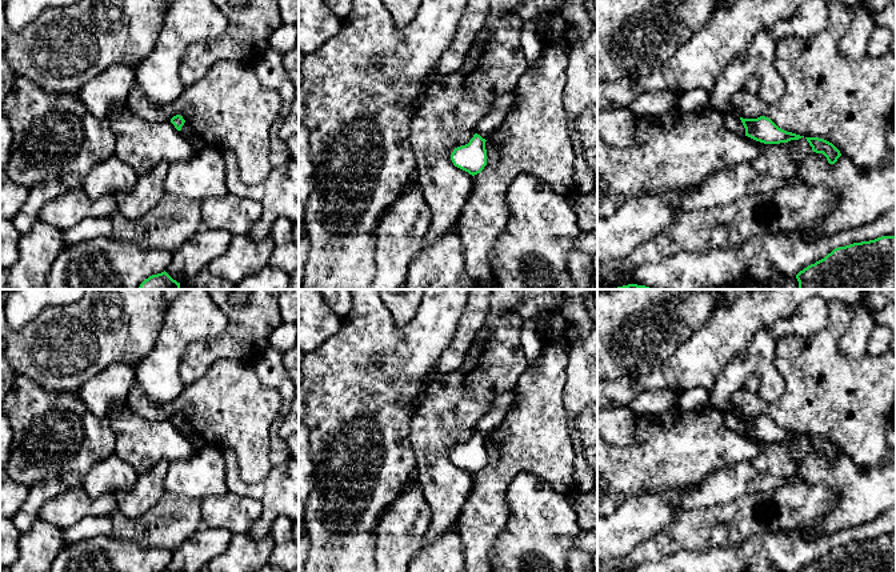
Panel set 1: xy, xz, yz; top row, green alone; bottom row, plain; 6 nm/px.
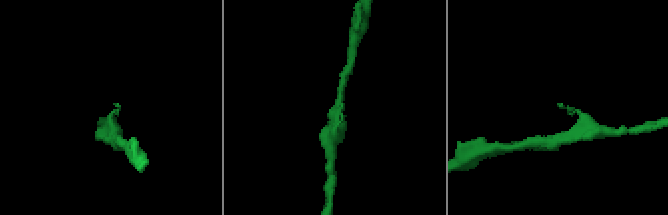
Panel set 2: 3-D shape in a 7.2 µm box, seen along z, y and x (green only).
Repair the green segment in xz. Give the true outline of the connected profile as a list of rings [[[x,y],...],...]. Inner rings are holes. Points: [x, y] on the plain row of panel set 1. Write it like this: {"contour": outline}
{"contour": [[[475,432],[468,443],[457,445],[451,453],[455,465],[475,475],[487,464],[485,437]]]}

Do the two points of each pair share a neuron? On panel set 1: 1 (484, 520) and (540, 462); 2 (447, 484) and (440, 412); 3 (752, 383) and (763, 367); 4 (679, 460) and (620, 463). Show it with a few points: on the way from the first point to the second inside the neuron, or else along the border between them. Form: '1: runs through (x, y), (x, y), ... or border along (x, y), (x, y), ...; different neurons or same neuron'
1: runs through (488, 500), (490, 490), (520, 462); same neuron
2: runs through (440, 467), (440, 430); same neuron
3: border along (762, 383), (758, 378), (748, 376), (740, 387); different neurons
4: runs through (664, 460), (635, 463); same neuron

